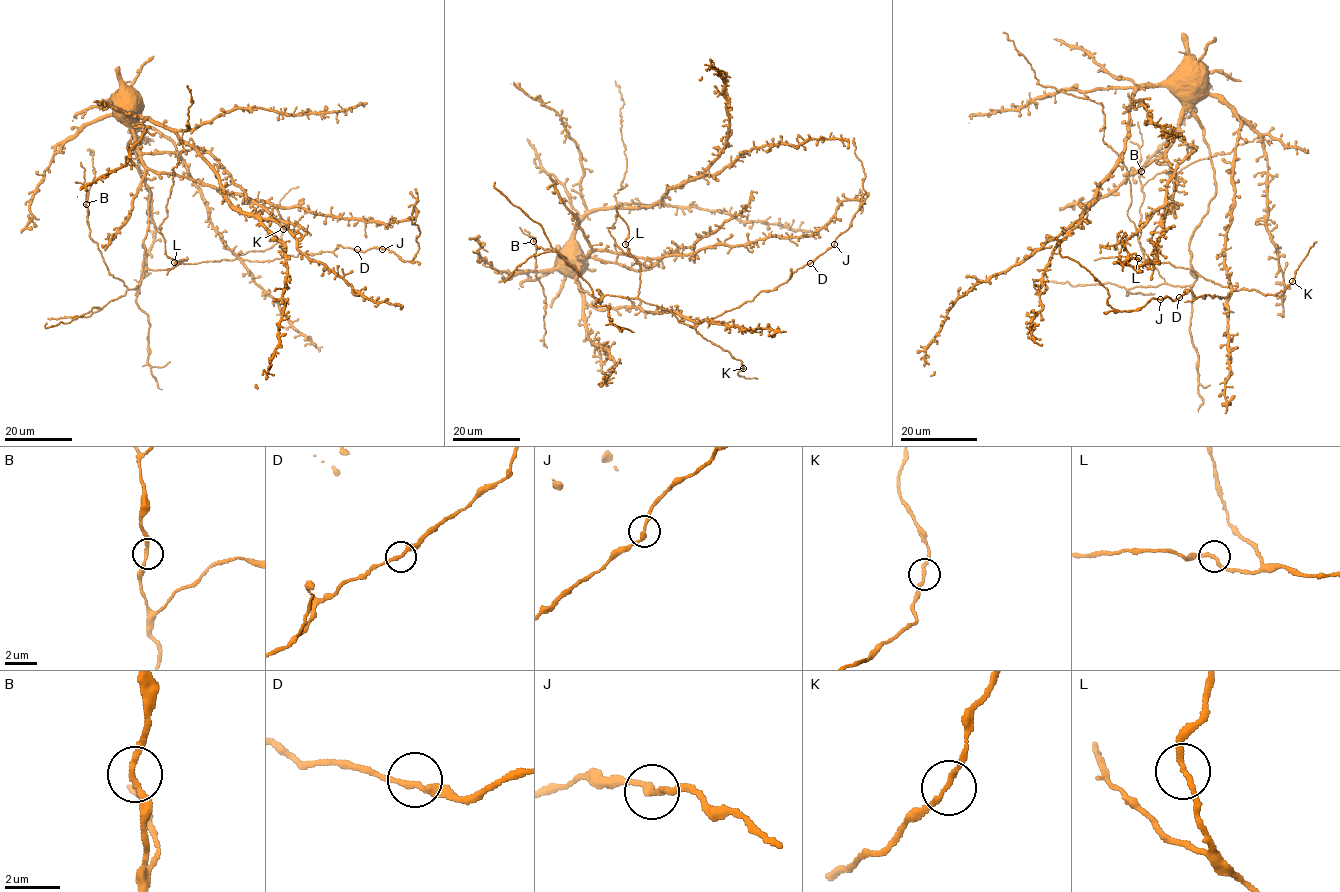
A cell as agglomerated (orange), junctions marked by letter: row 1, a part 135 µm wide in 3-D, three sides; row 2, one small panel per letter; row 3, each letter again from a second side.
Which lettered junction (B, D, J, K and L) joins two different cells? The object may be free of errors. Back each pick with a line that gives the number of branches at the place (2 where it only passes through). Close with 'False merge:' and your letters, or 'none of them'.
False merge: none of them

